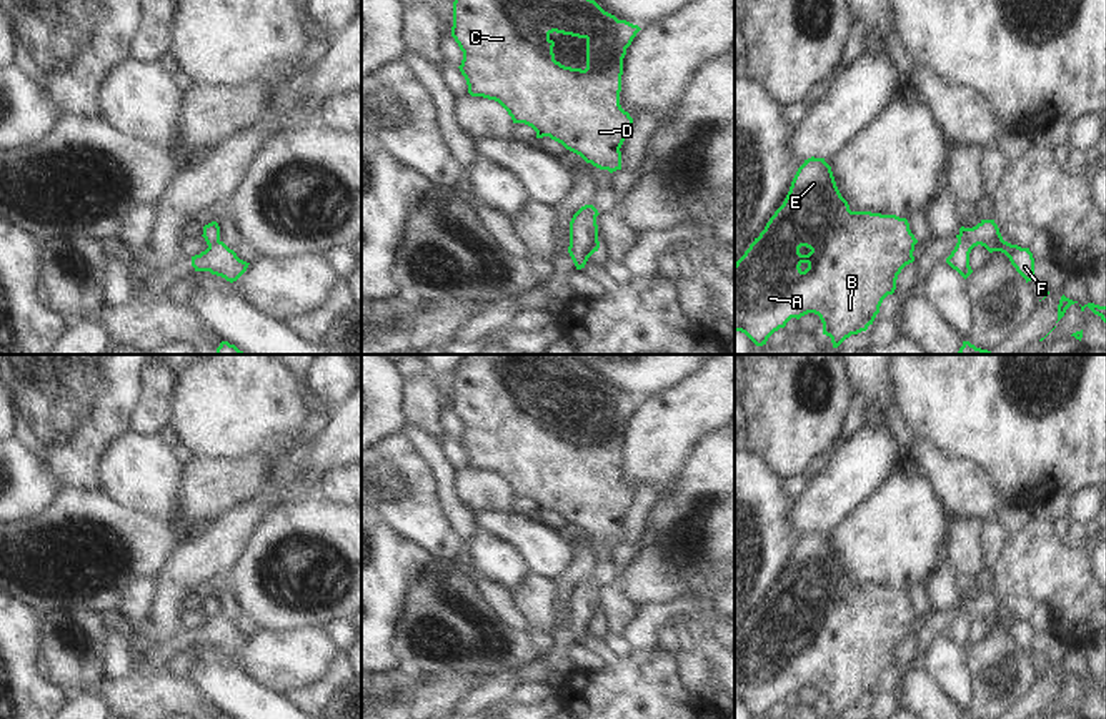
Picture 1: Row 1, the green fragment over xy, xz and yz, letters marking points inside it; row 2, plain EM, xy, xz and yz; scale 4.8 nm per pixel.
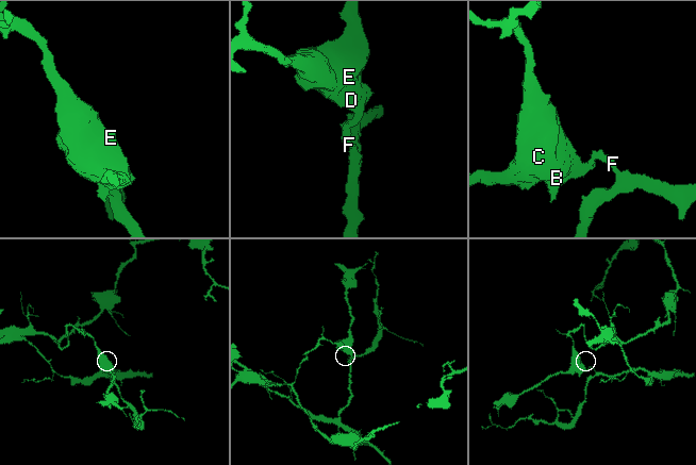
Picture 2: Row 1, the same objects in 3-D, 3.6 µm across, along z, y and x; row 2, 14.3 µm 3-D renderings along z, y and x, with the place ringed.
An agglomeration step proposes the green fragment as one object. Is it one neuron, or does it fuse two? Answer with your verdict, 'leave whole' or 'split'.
split

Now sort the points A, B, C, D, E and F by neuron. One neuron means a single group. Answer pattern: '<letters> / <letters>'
A B C D E / F

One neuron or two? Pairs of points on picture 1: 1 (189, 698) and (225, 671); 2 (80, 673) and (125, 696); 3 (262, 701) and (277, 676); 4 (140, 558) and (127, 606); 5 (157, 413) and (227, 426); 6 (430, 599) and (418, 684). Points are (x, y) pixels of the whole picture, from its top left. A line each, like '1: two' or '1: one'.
1: two
2: two
3: two
4: two
5: two
6: two

